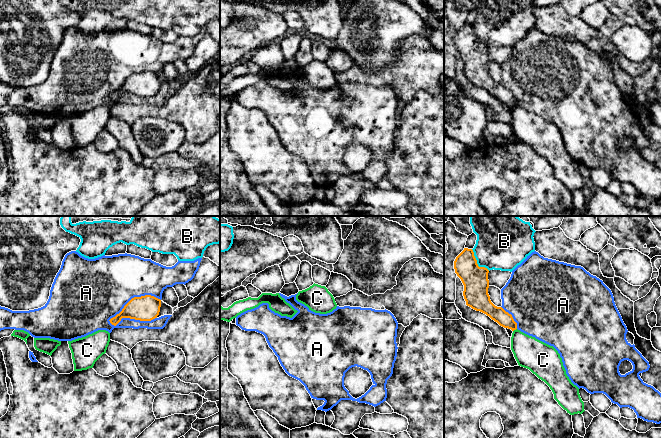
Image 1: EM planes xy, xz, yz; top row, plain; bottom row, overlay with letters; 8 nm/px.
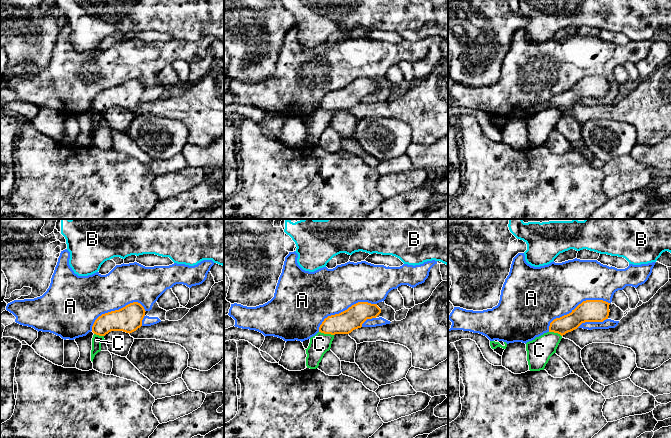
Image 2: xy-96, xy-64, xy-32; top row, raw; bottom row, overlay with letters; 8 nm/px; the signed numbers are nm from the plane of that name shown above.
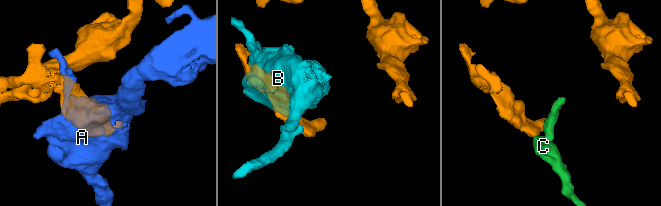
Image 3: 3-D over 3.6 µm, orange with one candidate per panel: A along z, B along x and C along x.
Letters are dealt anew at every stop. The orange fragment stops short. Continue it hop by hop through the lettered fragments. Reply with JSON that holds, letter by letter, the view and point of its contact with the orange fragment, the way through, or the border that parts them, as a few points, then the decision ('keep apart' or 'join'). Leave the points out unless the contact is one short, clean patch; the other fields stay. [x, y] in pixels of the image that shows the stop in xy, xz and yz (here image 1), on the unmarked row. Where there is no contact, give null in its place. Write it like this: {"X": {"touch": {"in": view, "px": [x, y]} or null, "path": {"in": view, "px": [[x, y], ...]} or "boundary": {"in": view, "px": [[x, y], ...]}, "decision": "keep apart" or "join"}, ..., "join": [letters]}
{"A": {"touch": {"in": "xy", "px": [134, 73]}, "decision": "keep apart"}, "B": {"touch": {"in": "yz", "px": [476, 39]}, "decision": "keep apart"}, "C": {"touch": {"in": "yz", "px": [514, 105]}, "boundary": {"in": "yz", "px": [[516, 104], [513, 107]]}, "decision": "keep apart"}, "join": []}

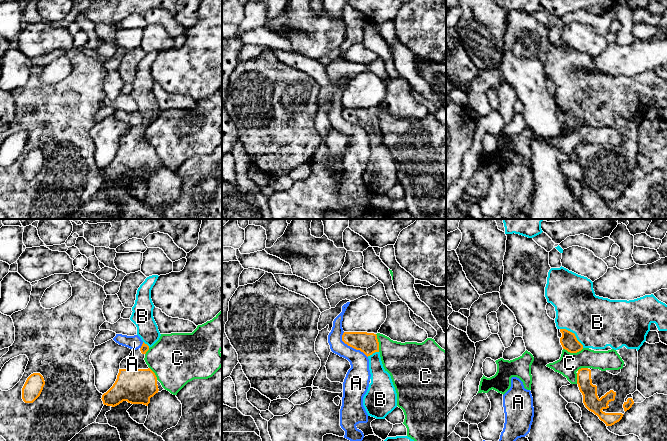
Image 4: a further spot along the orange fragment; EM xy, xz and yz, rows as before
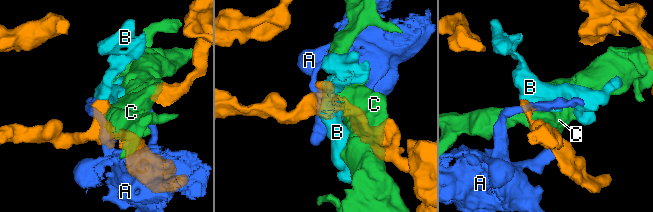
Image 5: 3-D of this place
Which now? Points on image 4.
{"A": {"touch": {"in": "xz", "px": [351, 122]}, "boundary": {"in": "xz", "px": [[343, 108], [342, 116], [348, 121], [359, 125], [367, 133]]}, "decision": "keep apart"}, "B": {"touch": {"in": "yz", "px": [574, 110]}, "path": {"in": "yz", "px": [[569, 118], [574, 110], [585, 99], [597, 98]]}, "decision": "join"}, "C": {"touch": {"in": "yz", "px": [573, 128]}, "decision": "keep apart"}, "join": ["B"]}

